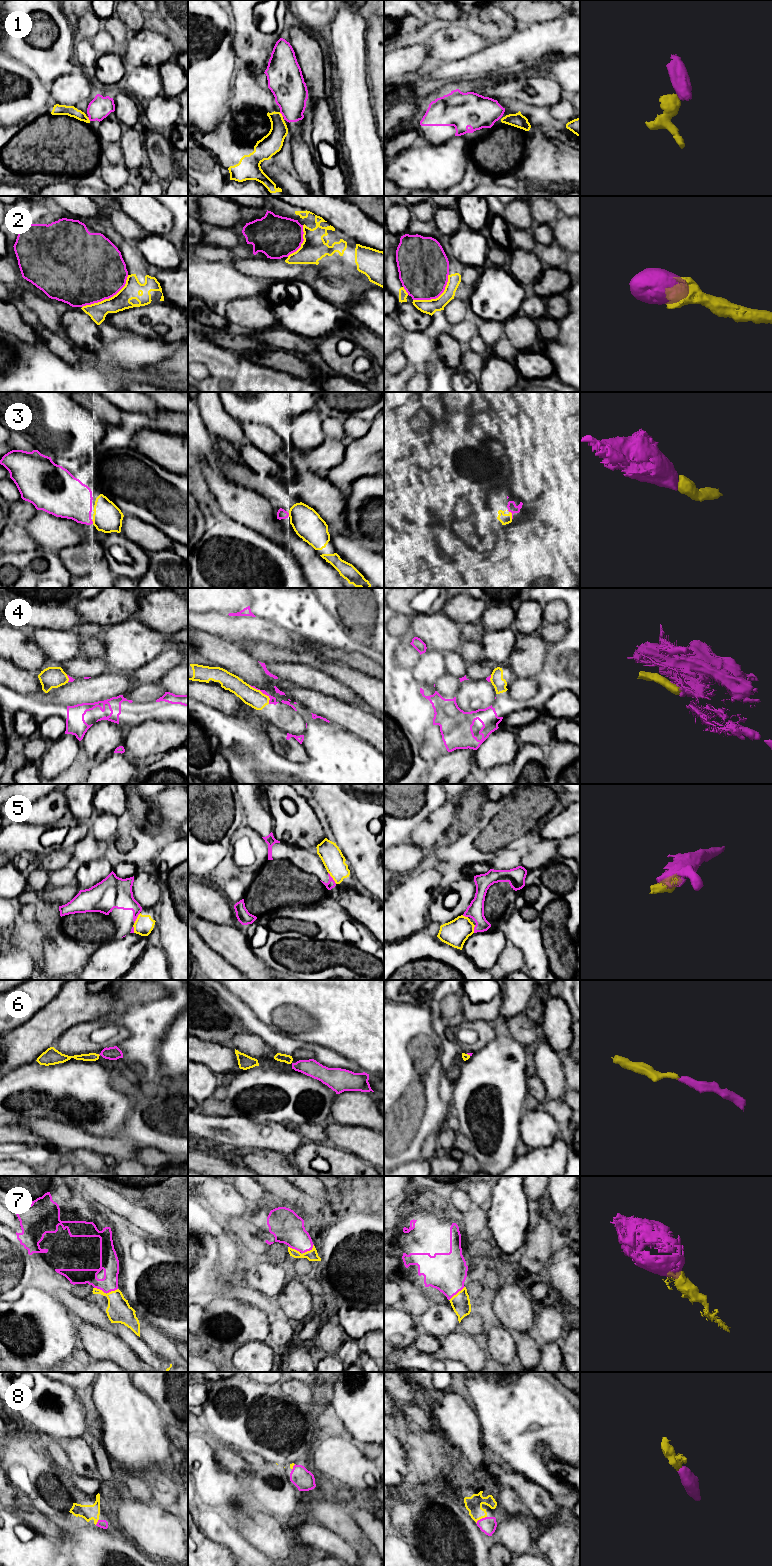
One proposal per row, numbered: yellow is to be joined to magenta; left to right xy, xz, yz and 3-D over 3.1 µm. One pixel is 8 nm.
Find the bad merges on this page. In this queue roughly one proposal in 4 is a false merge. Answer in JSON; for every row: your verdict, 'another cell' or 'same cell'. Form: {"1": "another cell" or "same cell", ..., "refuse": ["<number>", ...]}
{"1": "another cell", "2": "same cell", "3": "same cell", "4": "same cell", "5": "another cell", "6": "same cell", "7": "same cell", "8": "same cell", "refuse": ["1", "5"]}

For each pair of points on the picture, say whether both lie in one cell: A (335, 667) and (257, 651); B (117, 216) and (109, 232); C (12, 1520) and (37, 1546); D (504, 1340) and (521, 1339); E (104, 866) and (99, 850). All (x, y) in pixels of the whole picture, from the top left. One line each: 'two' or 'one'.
A: one
B: two
C: one
D: two
E: two

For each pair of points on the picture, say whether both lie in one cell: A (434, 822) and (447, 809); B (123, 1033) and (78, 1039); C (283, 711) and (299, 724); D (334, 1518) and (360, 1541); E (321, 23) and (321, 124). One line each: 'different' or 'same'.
A: same
B: same
C: same
D: same
E: different

